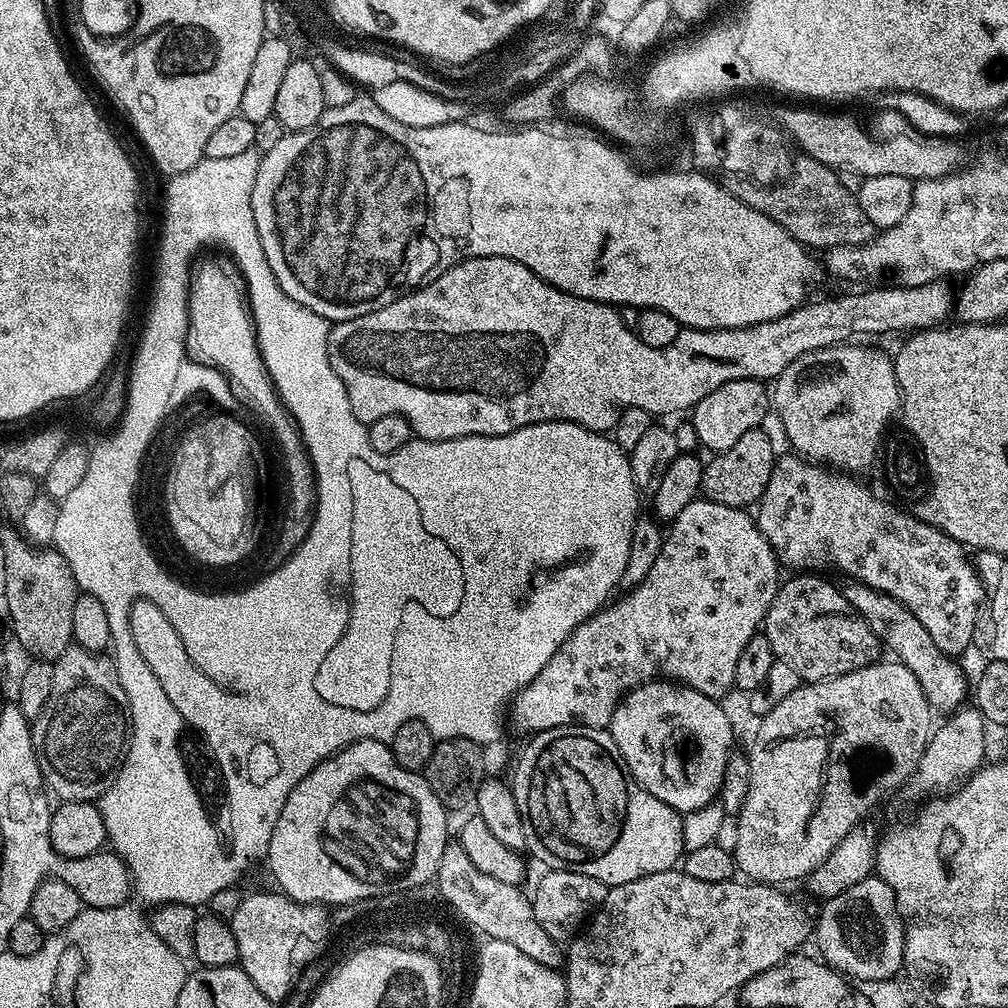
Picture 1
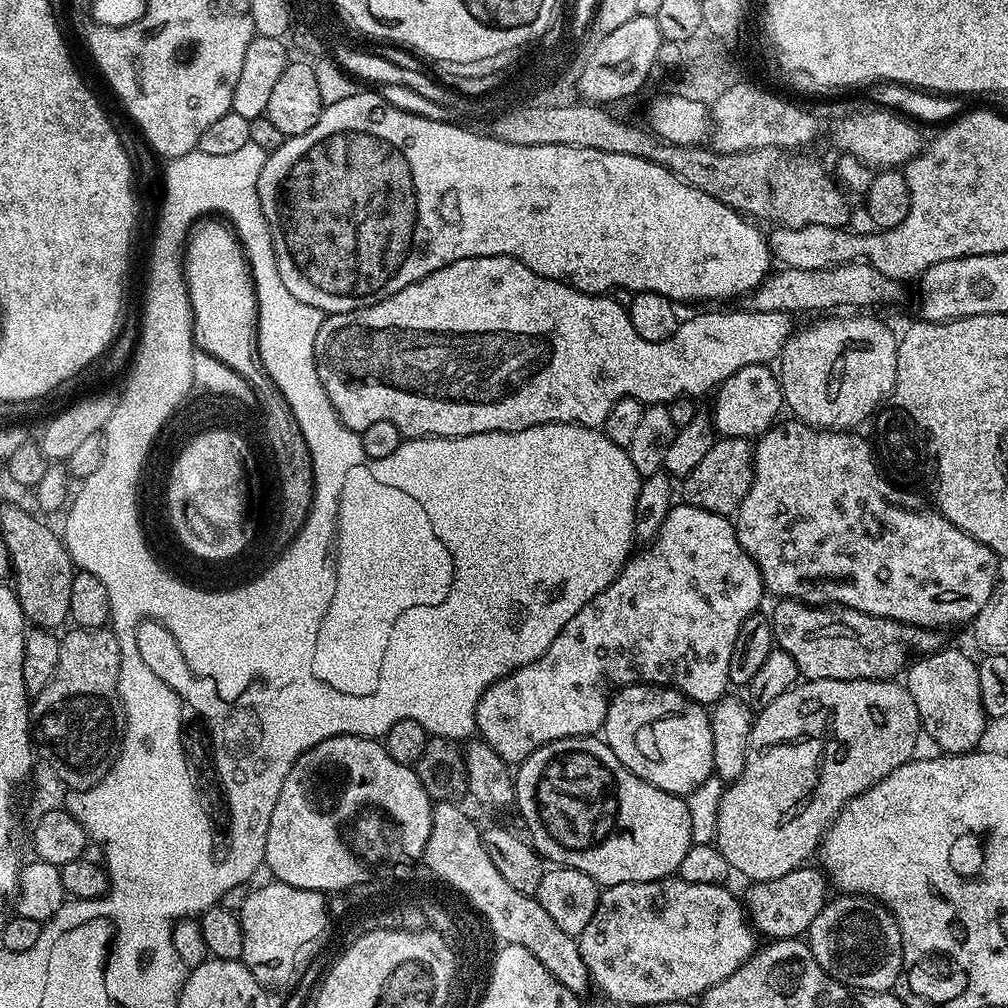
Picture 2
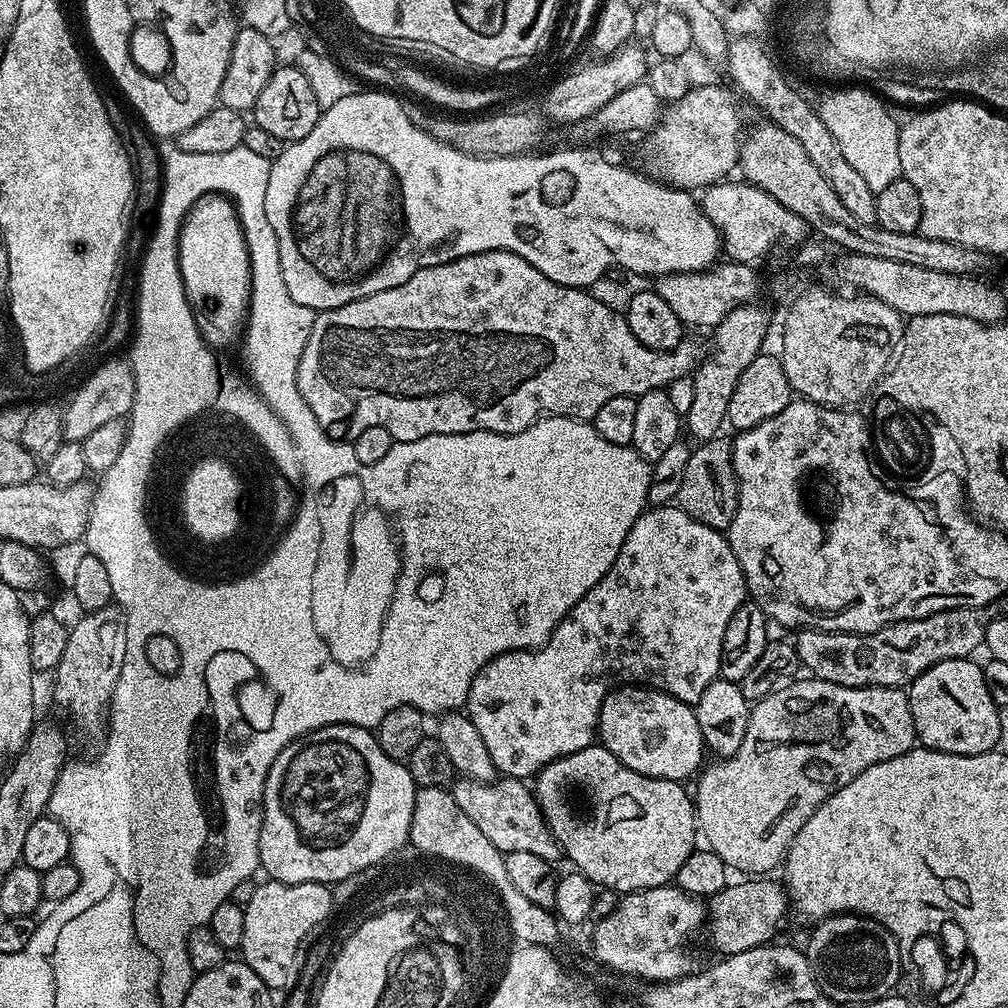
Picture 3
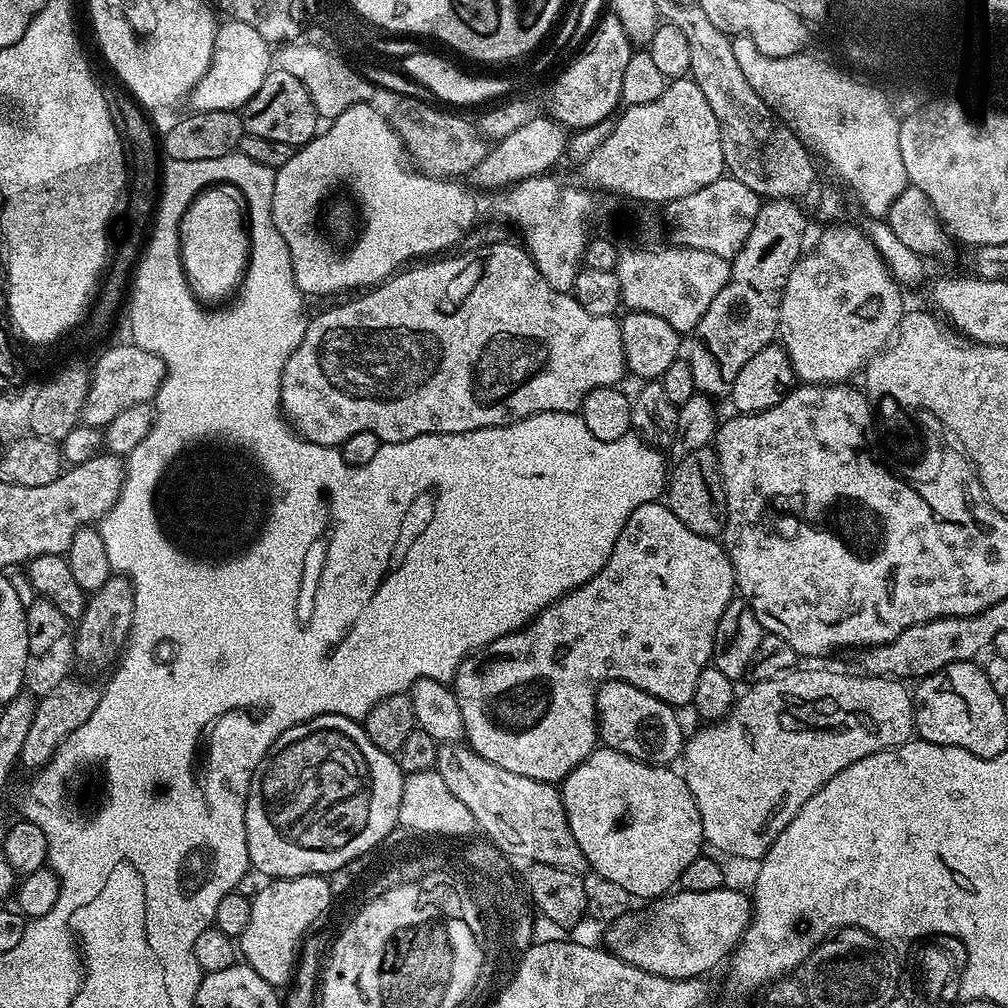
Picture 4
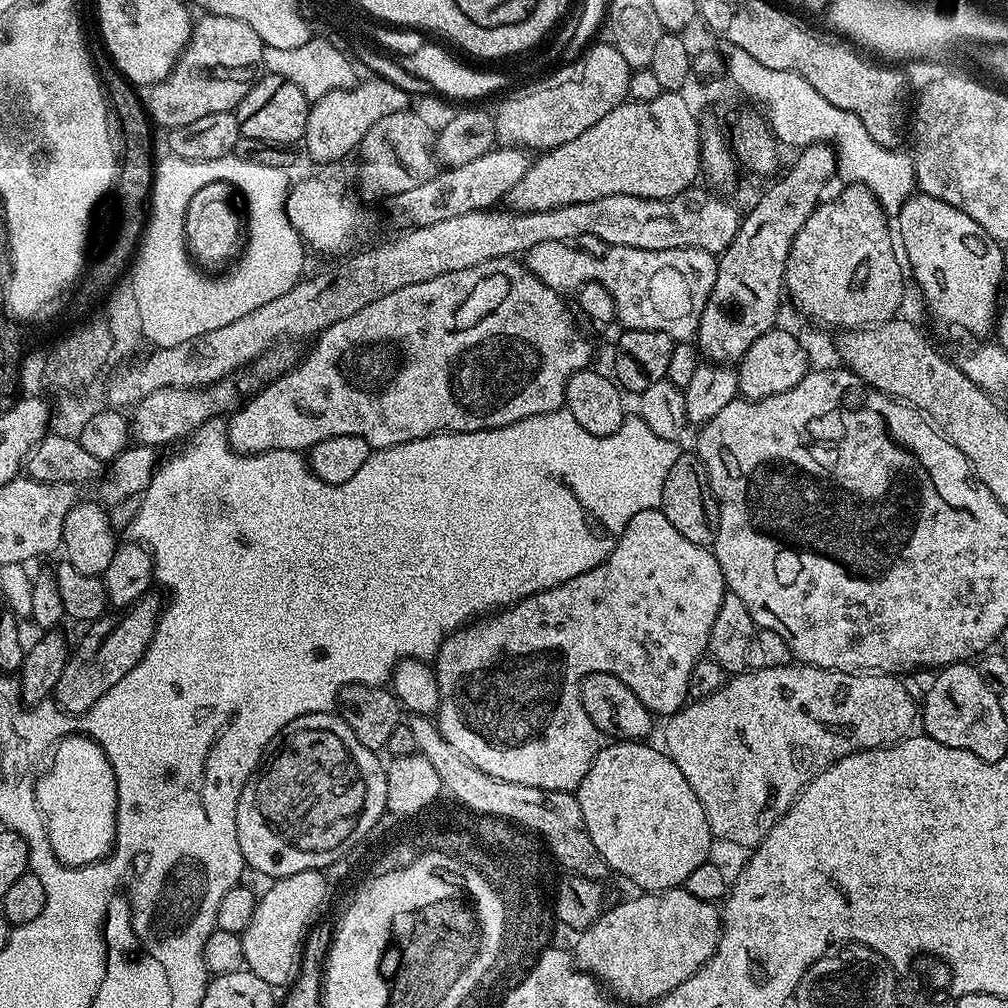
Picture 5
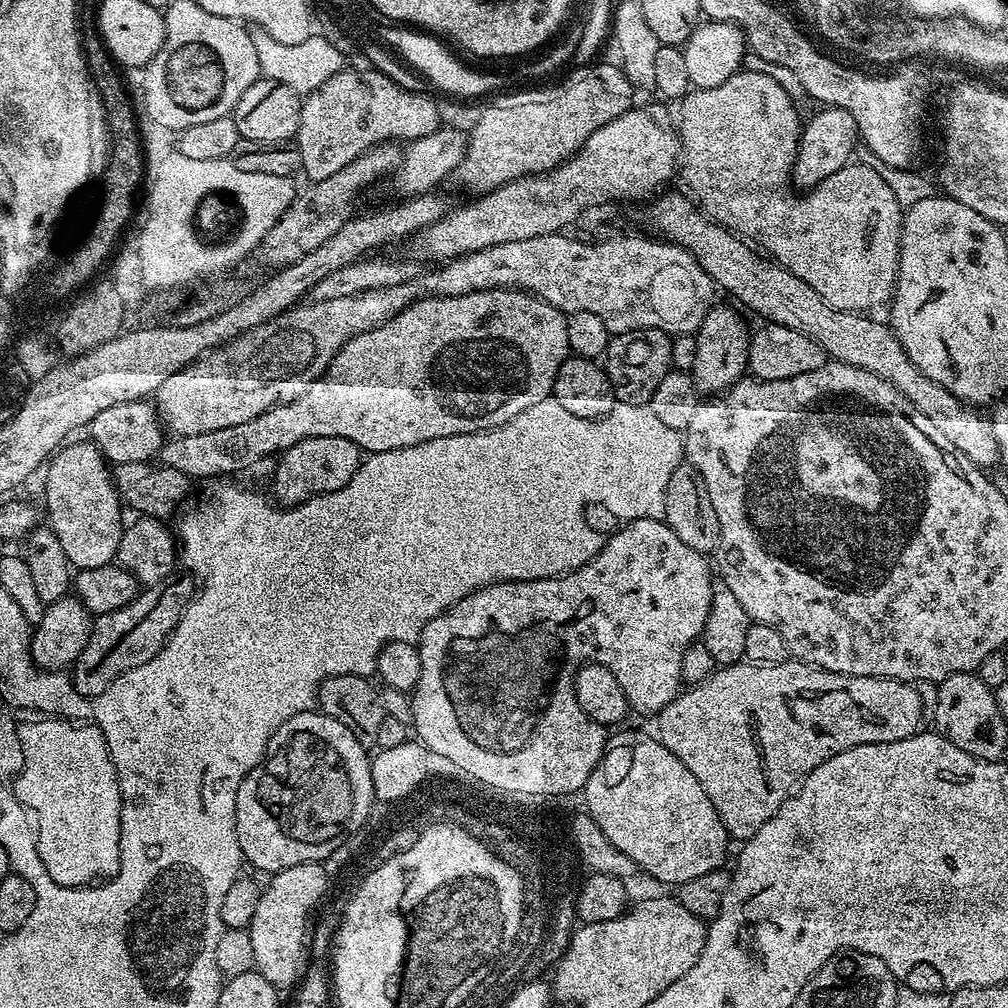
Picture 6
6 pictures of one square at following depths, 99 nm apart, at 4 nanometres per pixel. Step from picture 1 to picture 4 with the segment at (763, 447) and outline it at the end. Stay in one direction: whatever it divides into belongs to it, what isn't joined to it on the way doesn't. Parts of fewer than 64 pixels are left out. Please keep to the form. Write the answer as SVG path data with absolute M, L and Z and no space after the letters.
M715 447L693 450L691 454L686 454L686 458L675 461L674 467L676 469L673 472L671 469L666 480L666 503L674 518L678 518L682 526L694 530L694 534L713 538L723 537L728 511Z

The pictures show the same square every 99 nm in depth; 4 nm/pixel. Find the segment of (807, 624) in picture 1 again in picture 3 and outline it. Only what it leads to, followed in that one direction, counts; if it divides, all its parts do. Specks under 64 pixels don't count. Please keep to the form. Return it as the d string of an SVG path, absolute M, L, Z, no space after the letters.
M951 608L938 614L930 614L917 620L903 620L897 624L887 624L876 632L865 636L857 632L823 632L817 628L805 628L795 637L796 653L801 665L808 668L817 680L825 680L834 686L851 688L903 688L915 682L930 666L947 660L962 660L971 657L972 652L982 648L984 635L988 629L990 612L988 608Z

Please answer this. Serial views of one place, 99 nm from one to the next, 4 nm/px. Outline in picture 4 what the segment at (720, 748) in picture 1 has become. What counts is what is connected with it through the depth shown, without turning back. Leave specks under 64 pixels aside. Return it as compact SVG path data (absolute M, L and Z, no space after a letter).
M605 680L596 689L596 726L603 747L626 754L647 764L671 765L684 751L686 732L680 729L677 709L671 704L630 686L630 682Z

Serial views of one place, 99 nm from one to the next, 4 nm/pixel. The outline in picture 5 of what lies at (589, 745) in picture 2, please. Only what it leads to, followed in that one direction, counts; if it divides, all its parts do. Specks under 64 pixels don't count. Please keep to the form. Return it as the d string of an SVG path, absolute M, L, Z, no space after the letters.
M638 740L605 743L574 793L594 850L602 854L609 870L637 884L641 893L665 892L668 888L683 886L698 866L709 863L711 856L708 855L714 845L710 822L706 822L706 810L702 810L698 794L694 794L690 782L686 782L682 770L678 770L667 751L657 748Z

